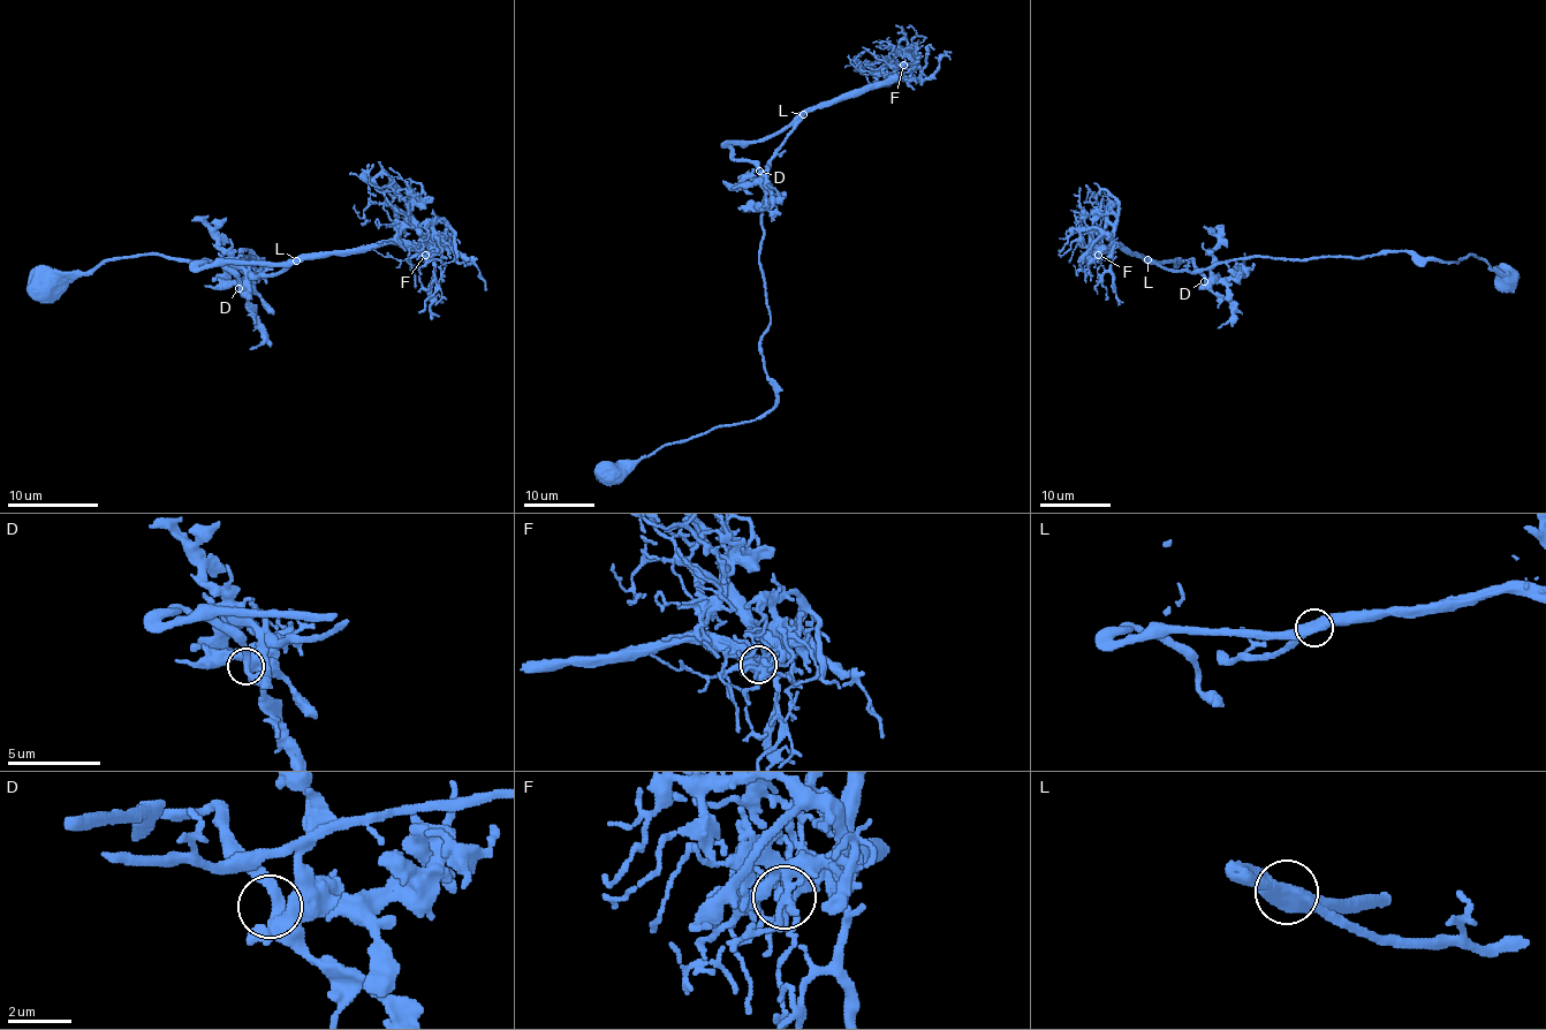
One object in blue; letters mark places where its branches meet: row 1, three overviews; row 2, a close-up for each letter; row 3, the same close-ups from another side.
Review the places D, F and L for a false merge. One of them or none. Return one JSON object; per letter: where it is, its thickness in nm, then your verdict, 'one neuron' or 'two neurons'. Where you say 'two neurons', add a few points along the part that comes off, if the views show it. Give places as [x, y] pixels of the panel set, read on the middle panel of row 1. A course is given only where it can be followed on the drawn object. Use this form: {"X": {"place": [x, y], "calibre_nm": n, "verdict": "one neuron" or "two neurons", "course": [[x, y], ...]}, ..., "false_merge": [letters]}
{"D": {"place": [759, 171], "calibre_nm": 400, "verdict": "one neuron"}, "F": {"place": [903, 65], "calibre_nm": 320, "verdict": "one neuron"}, "L": {"place": [803, 114], "calibre_nm": 550, "verdict": "one neuron"}, "false_merge": []}

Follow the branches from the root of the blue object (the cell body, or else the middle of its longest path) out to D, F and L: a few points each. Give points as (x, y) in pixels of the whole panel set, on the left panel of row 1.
D: (39, 286), (142, 255), (262, 260), (248, 250), (241, 255), (252, 258), (239, 258), (248, 263), (239, 288)
F: (39, 286), (142, 255), (262, 260), (248, 250), (239, 258), (255, 277), (374, 243), (425, 255)
L: (39, 286), (142, 255), (262, 260), (248, 250), (241, 255), (252, 258), (239, 258), (255, 277), (295, 260)

